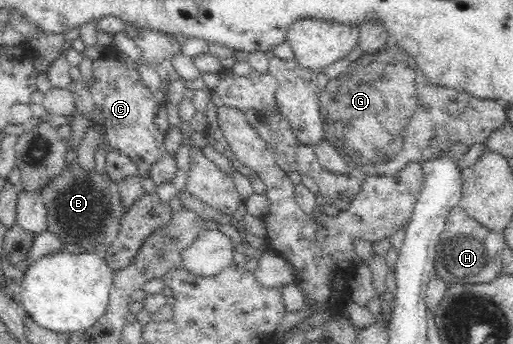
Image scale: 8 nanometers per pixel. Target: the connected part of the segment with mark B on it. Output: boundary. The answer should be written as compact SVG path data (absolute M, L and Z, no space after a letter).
M79 163L63 170L41 188L41 199L47 208L47 231L61 238L66 244L81 248L79 252L104 254L117 239L125 209L121 203L118 184L106 171L85 170Z

